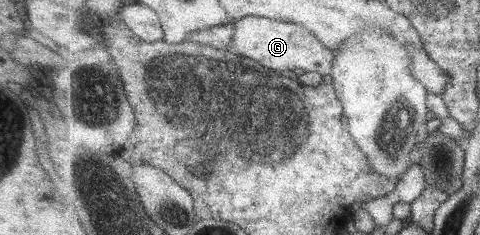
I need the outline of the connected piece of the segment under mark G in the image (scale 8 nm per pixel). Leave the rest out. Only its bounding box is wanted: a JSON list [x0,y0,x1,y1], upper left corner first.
[231,16,335,76]

